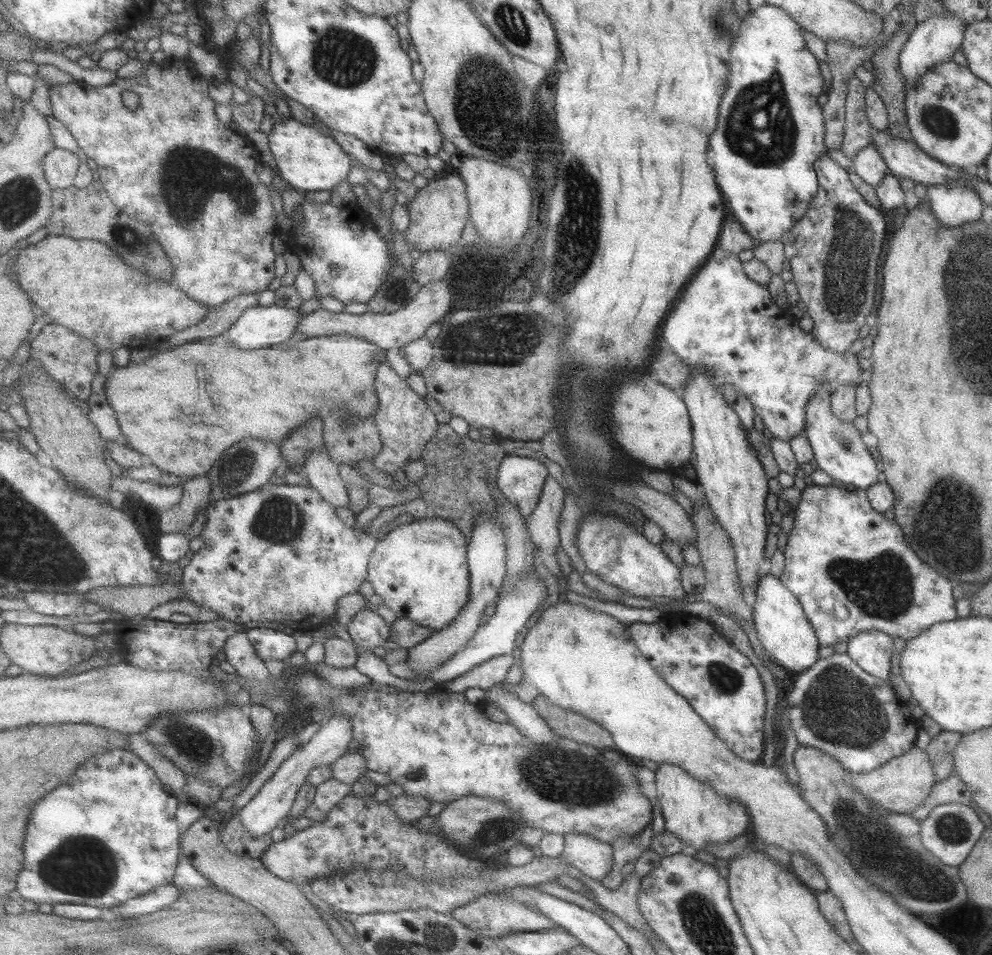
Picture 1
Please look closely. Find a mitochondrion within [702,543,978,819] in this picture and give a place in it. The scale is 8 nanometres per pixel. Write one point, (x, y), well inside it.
(839, 708)

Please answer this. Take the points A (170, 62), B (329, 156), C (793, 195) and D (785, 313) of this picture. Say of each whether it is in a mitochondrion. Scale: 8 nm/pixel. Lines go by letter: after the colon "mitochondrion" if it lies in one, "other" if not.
A: other
B: other
C: other
D: other

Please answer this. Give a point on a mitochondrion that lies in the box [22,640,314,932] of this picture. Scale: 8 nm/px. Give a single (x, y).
(90, 872)

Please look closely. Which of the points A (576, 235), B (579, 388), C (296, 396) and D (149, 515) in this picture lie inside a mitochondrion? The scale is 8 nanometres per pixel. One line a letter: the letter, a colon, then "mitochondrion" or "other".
A: mitochondrion
B: mitochondrion
C: other
D: other

